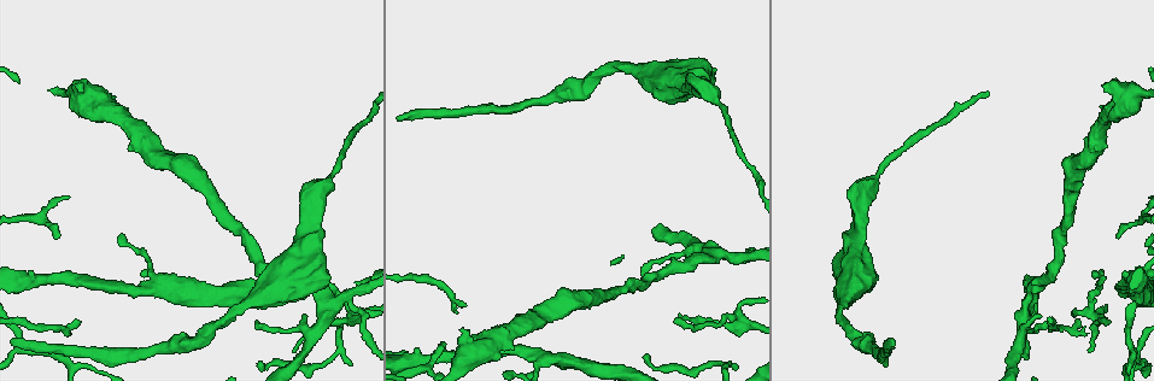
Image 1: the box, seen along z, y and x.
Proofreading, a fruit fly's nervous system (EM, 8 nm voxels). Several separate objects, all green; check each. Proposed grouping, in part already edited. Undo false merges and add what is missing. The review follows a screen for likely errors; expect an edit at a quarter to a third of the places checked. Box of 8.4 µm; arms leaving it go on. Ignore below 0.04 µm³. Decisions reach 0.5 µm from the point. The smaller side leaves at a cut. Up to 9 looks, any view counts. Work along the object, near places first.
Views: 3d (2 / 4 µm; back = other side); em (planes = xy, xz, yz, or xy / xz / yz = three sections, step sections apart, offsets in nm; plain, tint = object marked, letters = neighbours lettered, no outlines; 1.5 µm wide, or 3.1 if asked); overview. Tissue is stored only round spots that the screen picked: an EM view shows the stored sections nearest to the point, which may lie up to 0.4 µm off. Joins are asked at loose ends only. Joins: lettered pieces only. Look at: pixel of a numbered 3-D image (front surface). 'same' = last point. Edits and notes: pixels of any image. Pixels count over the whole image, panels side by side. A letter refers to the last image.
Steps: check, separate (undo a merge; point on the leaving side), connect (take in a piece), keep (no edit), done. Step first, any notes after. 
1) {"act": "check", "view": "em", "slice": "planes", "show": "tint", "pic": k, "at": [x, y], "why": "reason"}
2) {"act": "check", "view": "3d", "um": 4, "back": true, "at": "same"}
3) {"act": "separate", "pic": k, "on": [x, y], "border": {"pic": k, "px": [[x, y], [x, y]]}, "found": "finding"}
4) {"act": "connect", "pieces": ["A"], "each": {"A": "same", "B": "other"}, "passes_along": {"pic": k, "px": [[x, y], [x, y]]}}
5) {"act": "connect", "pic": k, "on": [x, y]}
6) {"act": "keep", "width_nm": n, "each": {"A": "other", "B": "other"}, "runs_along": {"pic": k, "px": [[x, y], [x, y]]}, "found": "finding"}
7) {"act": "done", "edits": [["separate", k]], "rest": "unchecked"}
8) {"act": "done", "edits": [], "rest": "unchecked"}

{"act": "check", "view": "em", "slice": "xy", "step": 4, "show": "tint", "pic": 1, "at": [1047, 326], "why": "free end"}

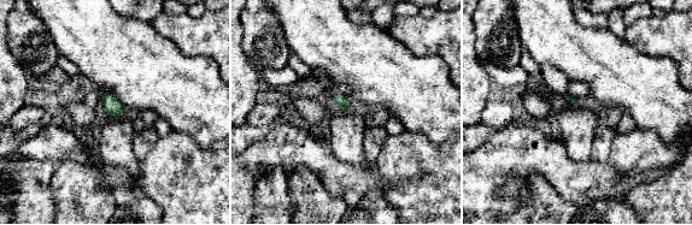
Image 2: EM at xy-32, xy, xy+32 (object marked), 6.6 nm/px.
{"act": "check", "view": "em", "slice": "planes", "show": "letters", "at": "same"}

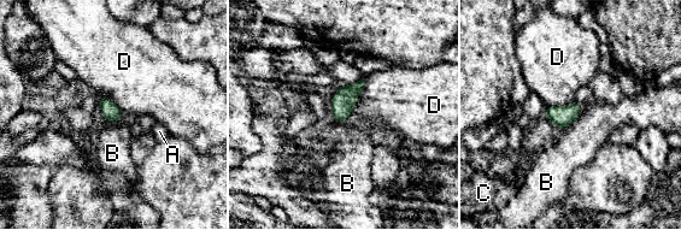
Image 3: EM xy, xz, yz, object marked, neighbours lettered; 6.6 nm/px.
{"act": "keep", "longest_contact_nm": ["D", 260], "each": {"A": "other", "B": "other", "C": "other", "D": "other"}, "border": {"pic": 3, "px": [[580, 113], [563, 128]]}, "found": "no lettered piece goes on from it"}

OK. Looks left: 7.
{"act": "check", "view": "em", "slice": "planes", "show": "letters", "pic": 1, "at": [205, 182], "why": "calibre changes"}

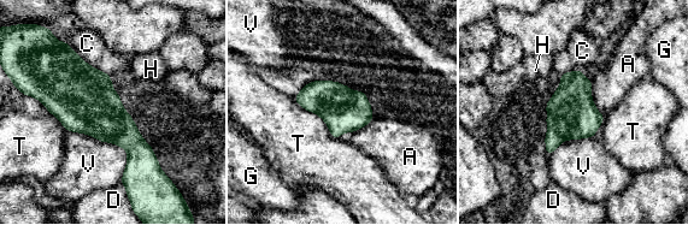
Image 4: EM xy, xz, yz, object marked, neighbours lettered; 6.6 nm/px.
{"act": "keep", "each": {"A": "other", "C": "other", "D": "other", "G": "other", "H": "other", "T": "other", "V": "other"}, "found": "all the same cell"}

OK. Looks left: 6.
{"act": "check", "view": "3d", "um": 4, "pic": 1, "at": [517, 328]}

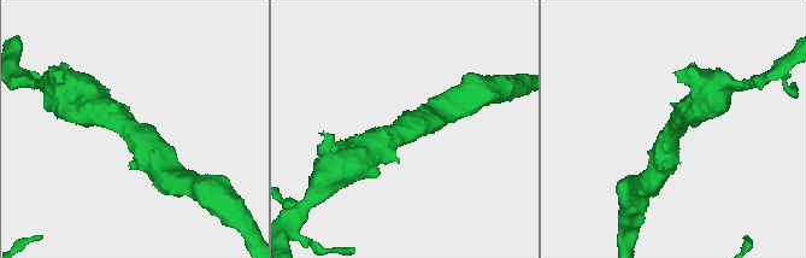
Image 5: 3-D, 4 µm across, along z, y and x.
{"act": "check", "view": "em", "slice": "yz", "step": 4, "show": "letters", "pic": 5, "at": [130, 133], "arm_widths_nm": [340, 440], "why": "need the tissue"}

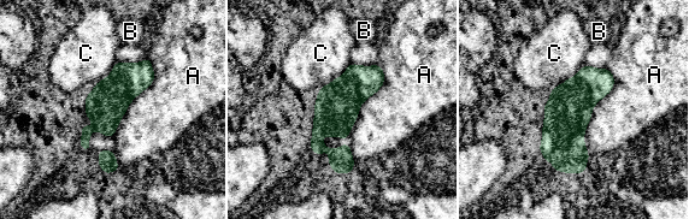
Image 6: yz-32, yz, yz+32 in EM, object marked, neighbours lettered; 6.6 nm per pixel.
{"act": "keep", "each": {"A": "other", "B": "other", "C": "other"}, "runs_along": {"pic": 6, "px": [[146, 63], [105, 105], [86, 146]]}, "found": "all the same cell"}

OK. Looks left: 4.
{"act": "check", "view": "em", "slice": "xz", "step": 8, "show": "tint", "pic": 1, "at": [608, 74], "why": "calibre changes"}

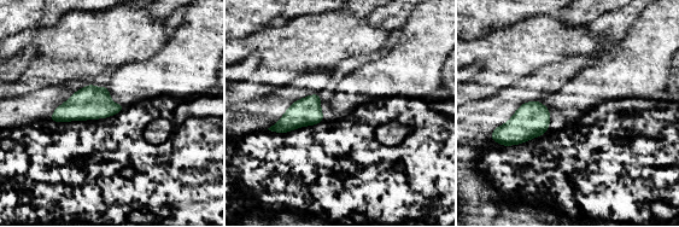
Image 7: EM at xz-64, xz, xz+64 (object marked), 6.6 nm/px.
{"act": "check", "view": "em", "slice": "planes", "show": "letters", "at": "same"}

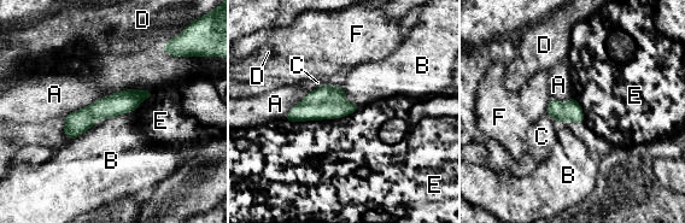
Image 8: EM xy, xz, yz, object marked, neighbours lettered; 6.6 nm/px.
{"act": "keep", "width_nm": 140, "each": {"A": "other", "B": "other", "C": "other", "D": "other", "E": "other", "F": "other"}, "border": {"pic": 8, "px": [[361, 106], [339, 117], [284, 118]]}, "found": "continuous, no second cell"}

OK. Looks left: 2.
{"act": "done", "edits": [], "rest": "unchecked"}

